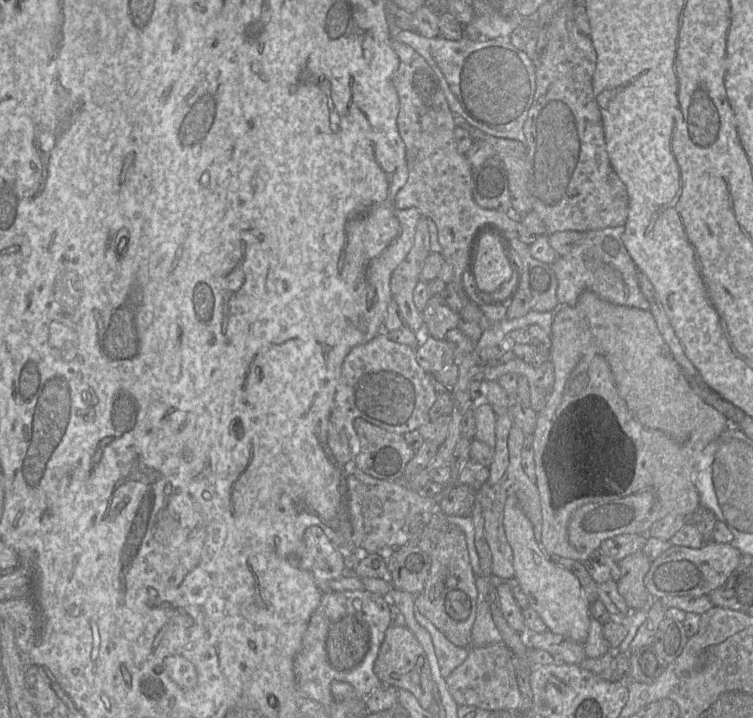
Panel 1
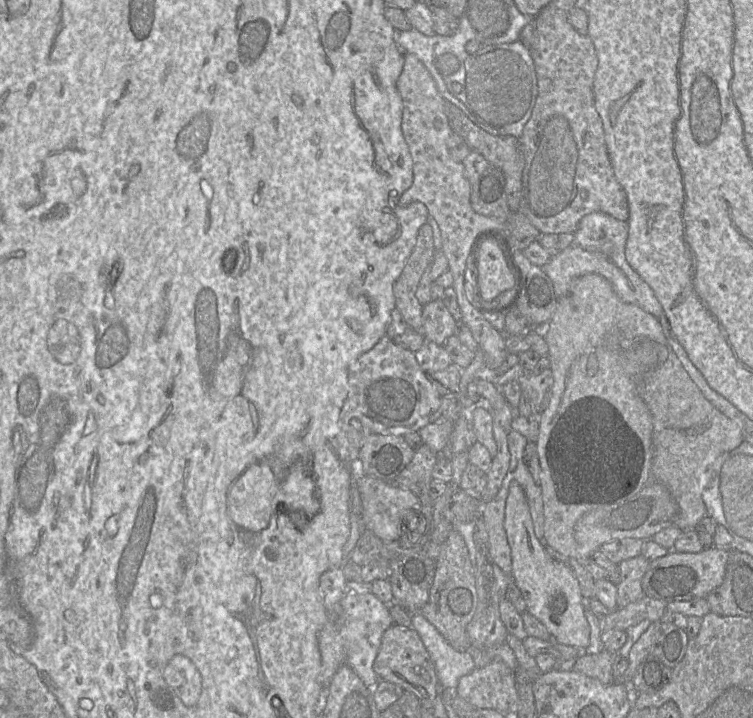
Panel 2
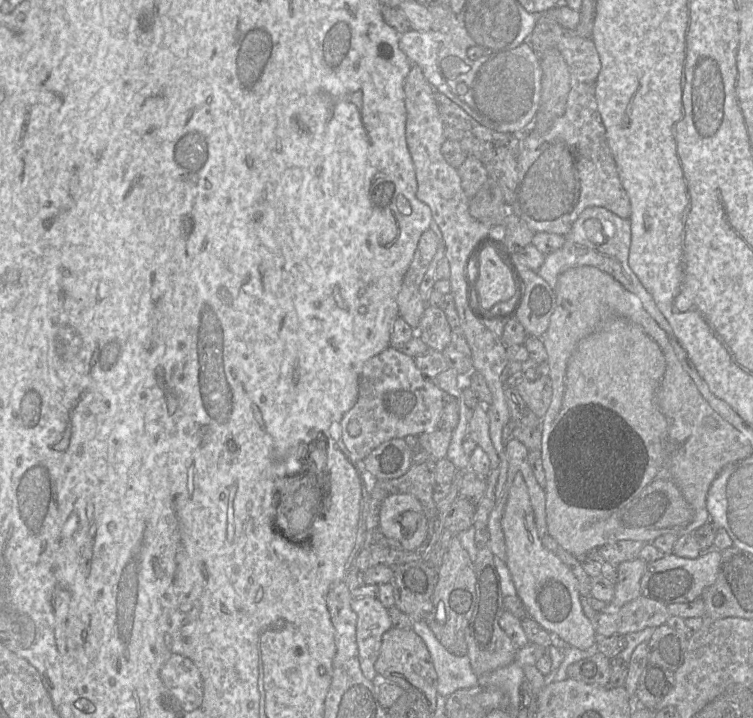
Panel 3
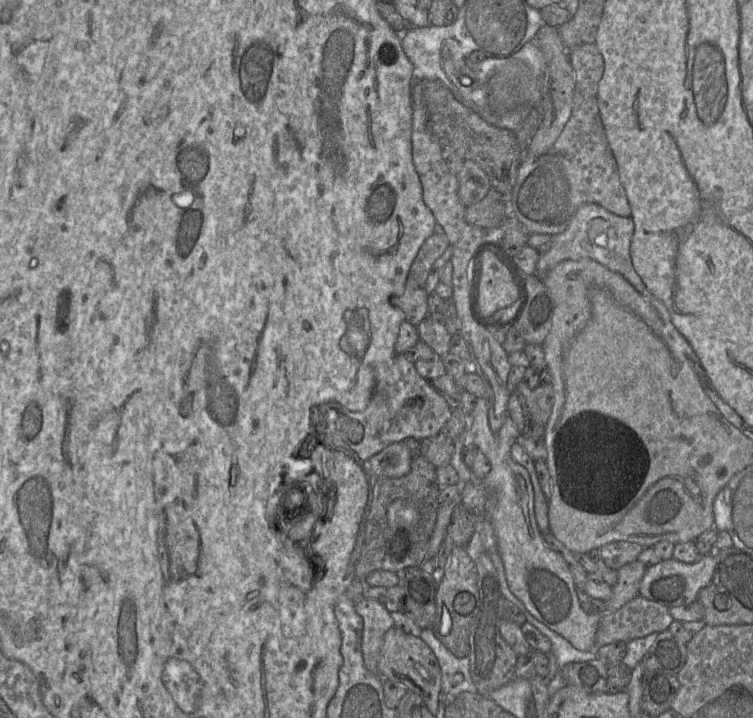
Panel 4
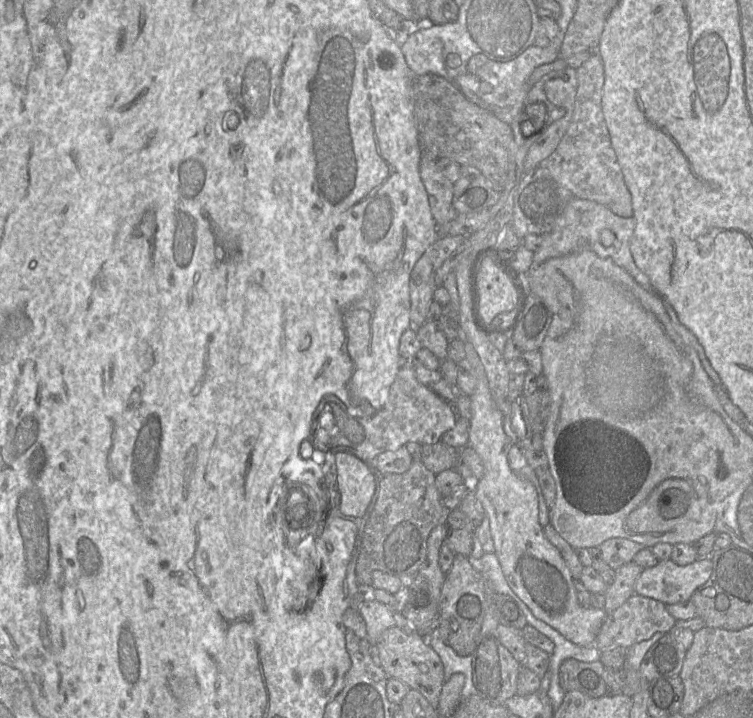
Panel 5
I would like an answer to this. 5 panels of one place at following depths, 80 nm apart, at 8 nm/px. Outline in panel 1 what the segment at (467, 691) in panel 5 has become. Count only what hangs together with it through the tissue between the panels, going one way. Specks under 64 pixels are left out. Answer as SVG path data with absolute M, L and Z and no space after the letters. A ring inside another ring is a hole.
M415 610L416 621L429 633L435 650L441 675L446 679L451 672L461 665L468 655L469 648L452 644L425 616Z

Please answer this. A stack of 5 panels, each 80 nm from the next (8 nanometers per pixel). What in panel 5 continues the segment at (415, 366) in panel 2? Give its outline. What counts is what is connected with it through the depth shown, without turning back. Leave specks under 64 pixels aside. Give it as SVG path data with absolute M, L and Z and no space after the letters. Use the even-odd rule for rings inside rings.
M403 362L396 378L390 386L384 406L367 416L351 417L348 408L343 406L341 399L335 395L326 395L319 402L313 418L313 425L308 427L308 434L323 431L323 438L332 435L331 449L336 446L348 446L356 450L363 460L373 459L386 451L395 451L408 442L421 445L434 444L441 441L442 435L452 429L458 419L458 413L441 400L430 387L421 384L410 362Z

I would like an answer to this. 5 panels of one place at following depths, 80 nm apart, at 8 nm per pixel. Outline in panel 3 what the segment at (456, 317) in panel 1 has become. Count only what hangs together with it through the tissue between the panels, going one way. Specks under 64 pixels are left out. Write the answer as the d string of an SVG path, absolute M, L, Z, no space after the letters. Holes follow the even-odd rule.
M426 305L420 323L414 330L432 350L442 352L451 344L452 329L439 306Z

